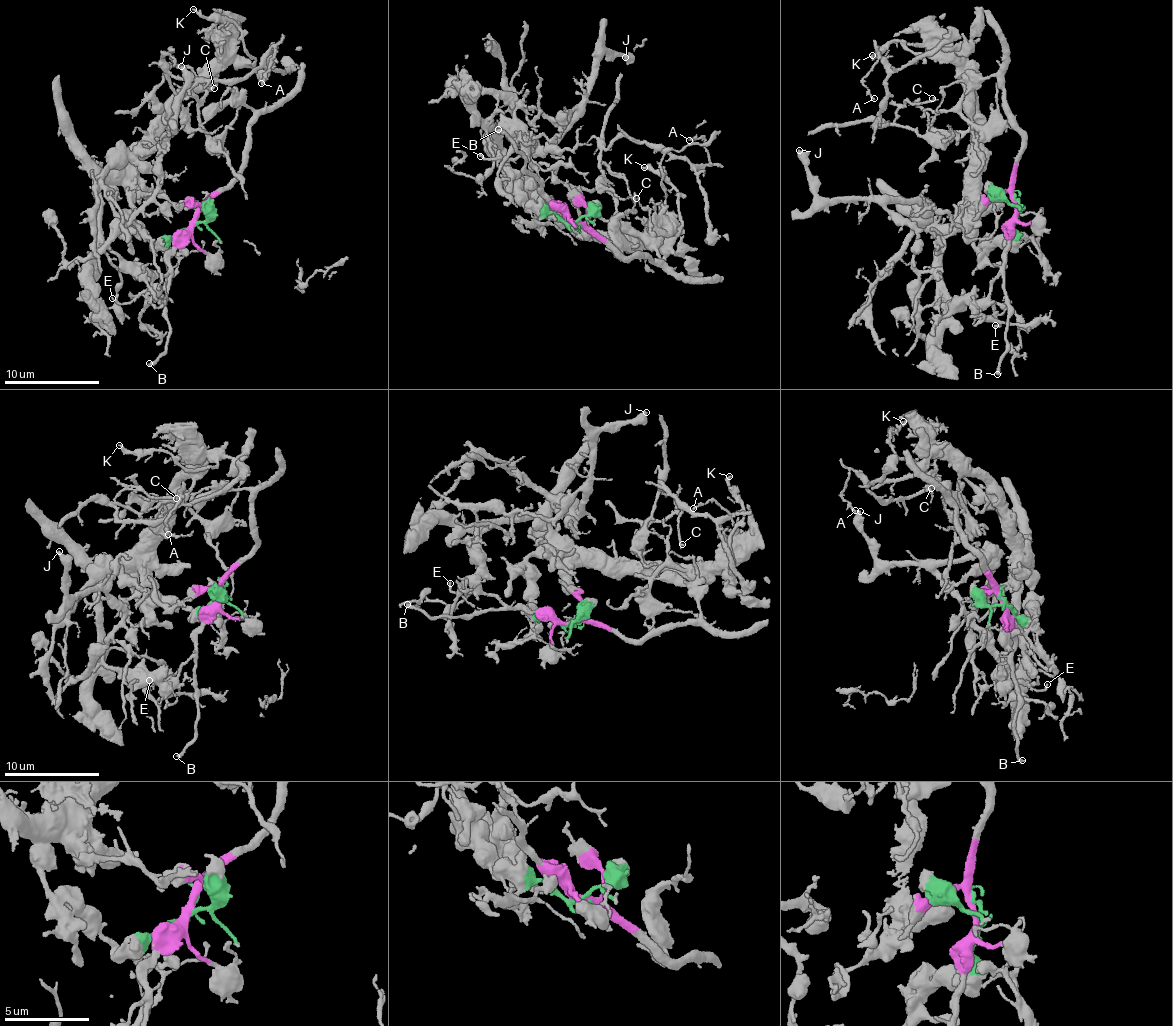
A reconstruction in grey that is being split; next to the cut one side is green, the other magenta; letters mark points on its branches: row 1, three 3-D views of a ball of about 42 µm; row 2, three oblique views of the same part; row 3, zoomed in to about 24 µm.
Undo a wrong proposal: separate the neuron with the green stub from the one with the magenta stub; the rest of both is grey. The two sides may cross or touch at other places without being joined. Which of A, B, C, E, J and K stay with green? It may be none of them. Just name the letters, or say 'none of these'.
A, C, J, K

